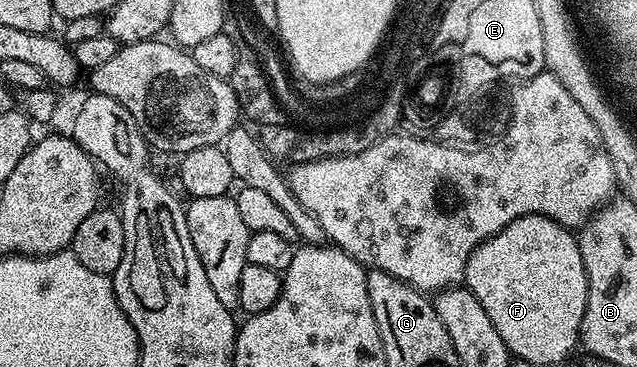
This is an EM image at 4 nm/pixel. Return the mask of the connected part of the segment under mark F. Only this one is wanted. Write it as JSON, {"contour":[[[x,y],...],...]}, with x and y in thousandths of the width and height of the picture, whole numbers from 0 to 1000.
{"contour":[[[824,583],[802,602],[763,654],[755,657],[735,703],[728,730],[727,768],[735,790],[738,790],[752,817],[760,845],[763,845],[765,861],[768,861],[771,877],[774,877],[774,888],[780,894],[783,924],[791,921],[791,916],[802,921],[802,940],[797,946],[799,954],[805,943],[893,943],[900,954],[907,946],[911,929],[909,894],[914,883],[923,812],[922,752],[912,703],[909,657],[904,649],[904,640],[895,624],[887,621],[868,597],[862,597],[856,586]]]}

